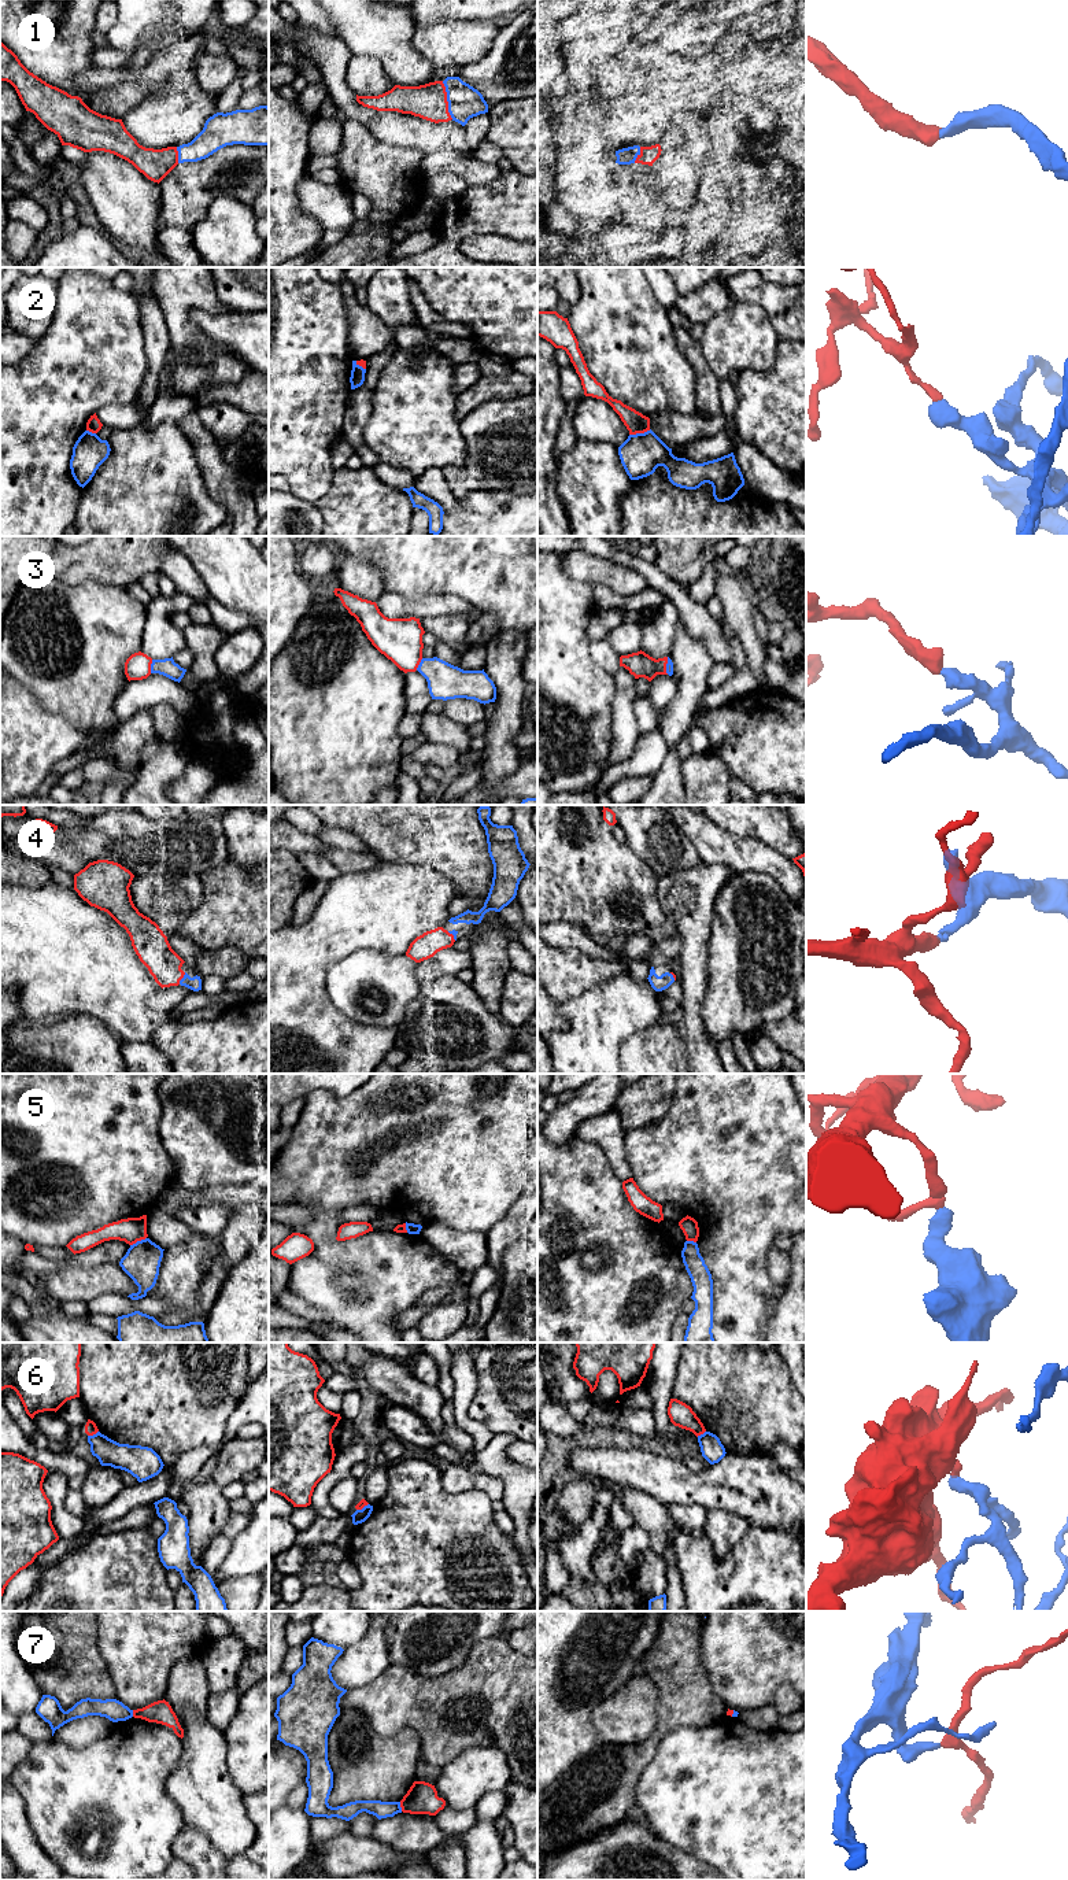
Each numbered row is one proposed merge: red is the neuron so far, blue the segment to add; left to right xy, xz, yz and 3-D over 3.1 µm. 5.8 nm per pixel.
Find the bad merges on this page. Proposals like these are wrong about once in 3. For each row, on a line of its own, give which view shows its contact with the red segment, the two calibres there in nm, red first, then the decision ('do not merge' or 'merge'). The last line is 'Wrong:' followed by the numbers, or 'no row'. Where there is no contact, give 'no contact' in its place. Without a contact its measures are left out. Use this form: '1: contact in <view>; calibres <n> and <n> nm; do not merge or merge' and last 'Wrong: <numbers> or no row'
1: contact in xz; calibres 200 and 200 nm; merge
2: contact in yz; calibres 120 and 240 nm; do not merge
3: contact in xy; calibres 160 and 100 nm; merge
4: contact in xy; calibres 200 and 80 nm; merge
5: contact in xy; calibres 150 and 220 nm; do not merge
6: contact in xy; calibres 70 and 150 nm; do not merge
7: contact in xz; calibres 180 and 100 nm; do not merge
Wrong: 2, 5, 6, 7

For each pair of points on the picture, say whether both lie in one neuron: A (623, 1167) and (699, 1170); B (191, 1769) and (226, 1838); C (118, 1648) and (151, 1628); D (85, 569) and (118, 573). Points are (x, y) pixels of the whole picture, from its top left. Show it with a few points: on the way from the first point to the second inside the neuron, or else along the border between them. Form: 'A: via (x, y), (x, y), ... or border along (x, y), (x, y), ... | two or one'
A: border along (623, 1136), (624, 1156), (632, 1177) | two
B: via (200, 1786), (225, 1821) | one
C: via (126, 1640), (143, 1631) | one
D: via (93, 569), (110, 569) | one

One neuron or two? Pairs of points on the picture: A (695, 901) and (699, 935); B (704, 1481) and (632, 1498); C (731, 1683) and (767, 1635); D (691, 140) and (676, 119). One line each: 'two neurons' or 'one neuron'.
A: one neuron
B: two neurons
C: one neuron
D: one neuron

